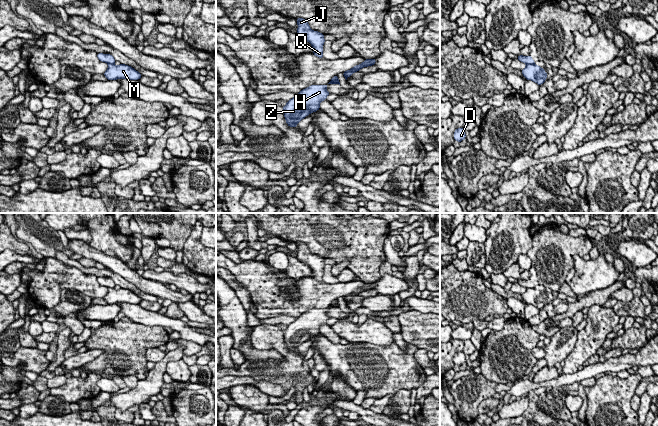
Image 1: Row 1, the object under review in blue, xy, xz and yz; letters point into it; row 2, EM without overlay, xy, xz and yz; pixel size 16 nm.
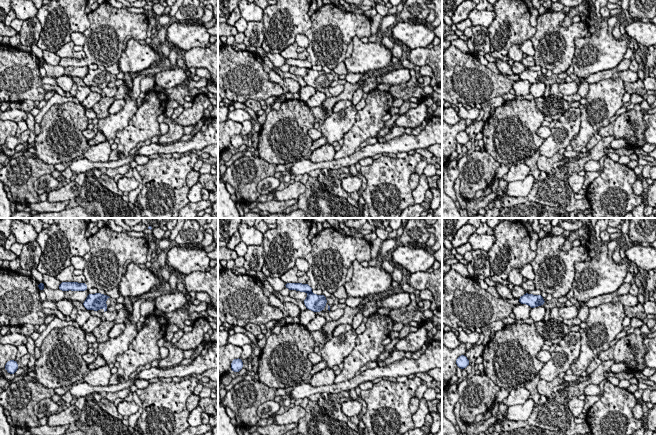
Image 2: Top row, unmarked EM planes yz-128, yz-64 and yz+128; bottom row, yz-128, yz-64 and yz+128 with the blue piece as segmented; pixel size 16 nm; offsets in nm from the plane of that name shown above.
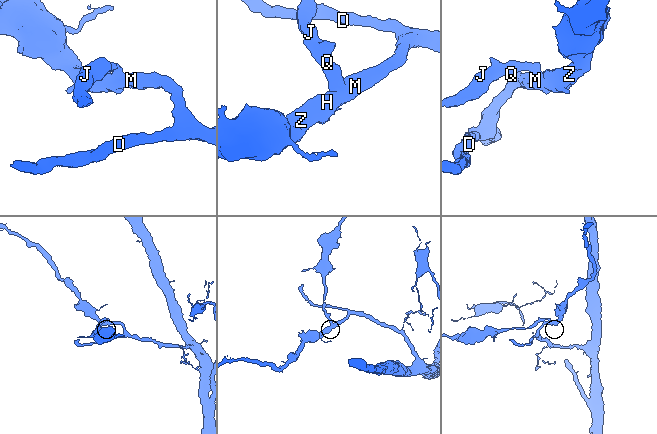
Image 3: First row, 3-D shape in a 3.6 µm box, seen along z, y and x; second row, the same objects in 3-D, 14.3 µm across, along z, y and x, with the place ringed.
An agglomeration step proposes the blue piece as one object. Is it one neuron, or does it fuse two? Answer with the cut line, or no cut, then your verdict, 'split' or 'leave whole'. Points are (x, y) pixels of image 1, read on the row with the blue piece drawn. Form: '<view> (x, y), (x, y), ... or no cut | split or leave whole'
yz (527, 63), (533, 64) | split

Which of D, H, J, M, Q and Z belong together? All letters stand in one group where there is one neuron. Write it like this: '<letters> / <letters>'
D H M Z / J Q

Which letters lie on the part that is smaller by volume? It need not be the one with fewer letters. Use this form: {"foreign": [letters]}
{"foreign": ["J", "Q"]}

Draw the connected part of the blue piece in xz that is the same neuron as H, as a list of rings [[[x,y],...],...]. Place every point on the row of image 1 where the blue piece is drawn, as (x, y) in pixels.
[[[334,76],[328,84],[311,85],[306,89],[301,90],[295,97],[283,106],[284,117],[287,125],[297,127],[297,123],[310,113],[320,109],[320,102],[327,100],[326,97],[330,94],[326,88],[329,84],[339,84],[338,76]]]

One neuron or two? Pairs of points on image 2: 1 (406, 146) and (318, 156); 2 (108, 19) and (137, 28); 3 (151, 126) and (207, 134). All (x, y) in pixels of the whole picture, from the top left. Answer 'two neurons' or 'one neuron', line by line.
1: two neurons
2: one neuron
3: two neurons

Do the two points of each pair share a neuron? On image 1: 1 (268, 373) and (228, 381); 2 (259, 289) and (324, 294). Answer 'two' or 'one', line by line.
1: two
2: one

